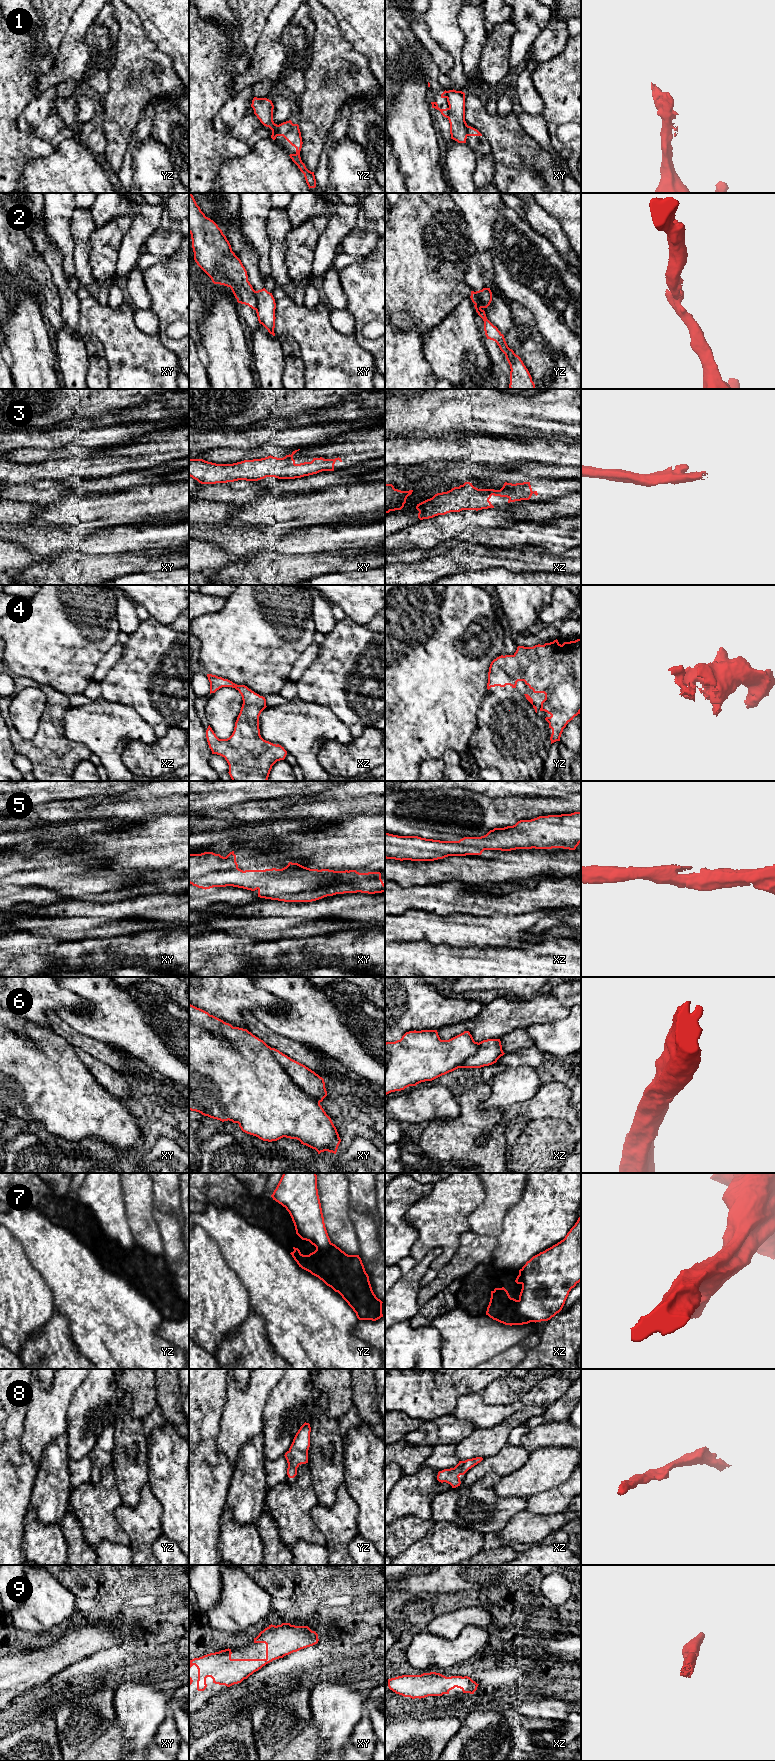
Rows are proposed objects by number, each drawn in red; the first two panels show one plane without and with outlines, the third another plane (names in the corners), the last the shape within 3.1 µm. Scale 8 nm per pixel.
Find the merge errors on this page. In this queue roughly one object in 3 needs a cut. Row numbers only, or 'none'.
1, 2, 6, 7

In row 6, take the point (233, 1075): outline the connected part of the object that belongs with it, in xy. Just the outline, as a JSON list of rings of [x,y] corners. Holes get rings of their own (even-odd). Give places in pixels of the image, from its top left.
[[[189,1004],[189,1110],[199,1112],[204,1116],[208,1116],[222,1122],[229,1120],[233,1123],[238,1123],[243,1132],[256,1136],[263,1141],[272,1142],[283,1137],[297,1139],[301,1142],[301,1144],[315,1149],[318,1154],[324,1151],[336,1154],[338,1146],[341,1142],[336,1127],[320,1103],[293,1082],[287,1072],[275,1059],[270,1046],[268,1046],[263,1040],[253,1035],[247,1029],[233,1027],[231,1024],[226,1023],[191,1004]]]

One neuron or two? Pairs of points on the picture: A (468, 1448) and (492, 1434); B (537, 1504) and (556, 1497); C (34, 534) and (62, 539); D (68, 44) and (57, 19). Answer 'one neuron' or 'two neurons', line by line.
A: one neuron
B: one neuron
C: one neuron
D: two neurons

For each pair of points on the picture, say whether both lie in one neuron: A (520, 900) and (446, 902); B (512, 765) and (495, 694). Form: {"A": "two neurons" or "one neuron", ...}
{"A": "one neuron", "B": "one neuron"}

